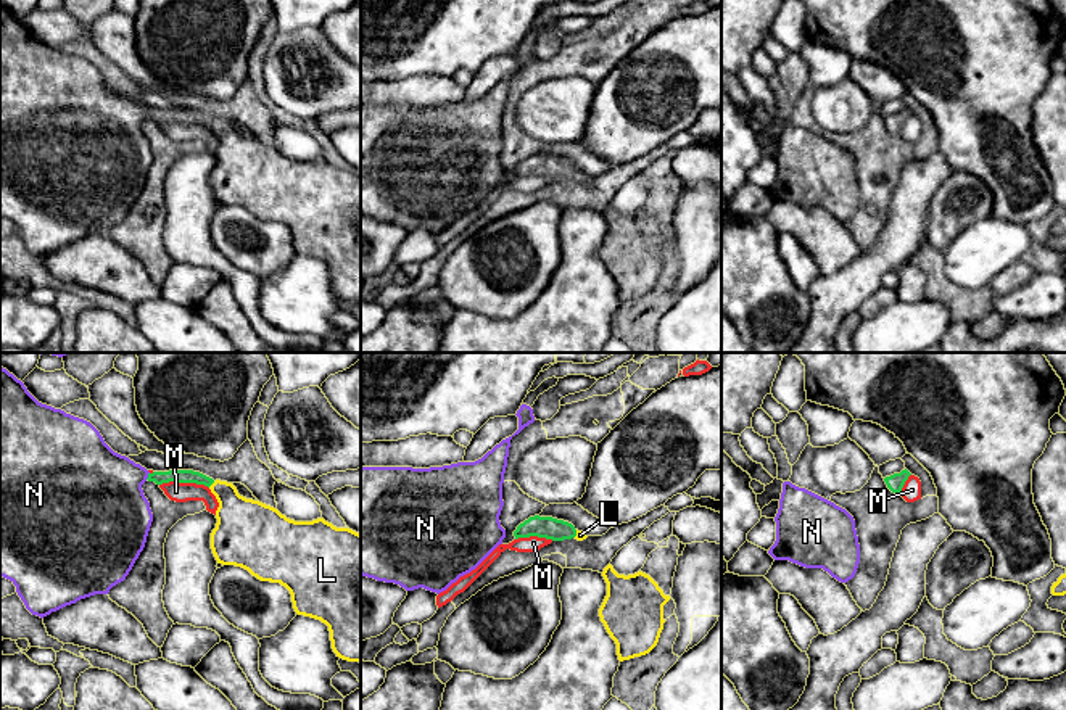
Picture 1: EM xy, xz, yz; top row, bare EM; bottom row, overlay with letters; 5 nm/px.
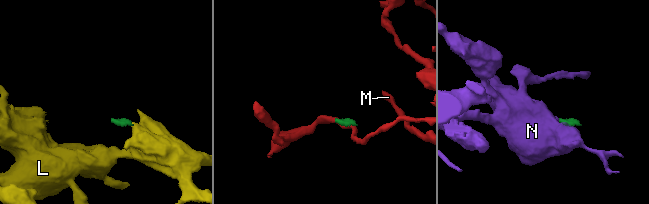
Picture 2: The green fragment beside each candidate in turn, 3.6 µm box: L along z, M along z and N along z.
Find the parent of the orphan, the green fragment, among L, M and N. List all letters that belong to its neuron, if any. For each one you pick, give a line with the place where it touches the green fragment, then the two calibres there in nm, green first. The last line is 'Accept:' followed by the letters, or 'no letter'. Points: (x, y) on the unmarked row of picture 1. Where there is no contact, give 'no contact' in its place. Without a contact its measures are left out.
L: meets green in xy at (211, 123); 60 nm thick on the green side, 240 nm on the other
N: meets green in xy at (148, 115); 60 nm thick on the green side, 400 nm on the other
Accept: L, N

